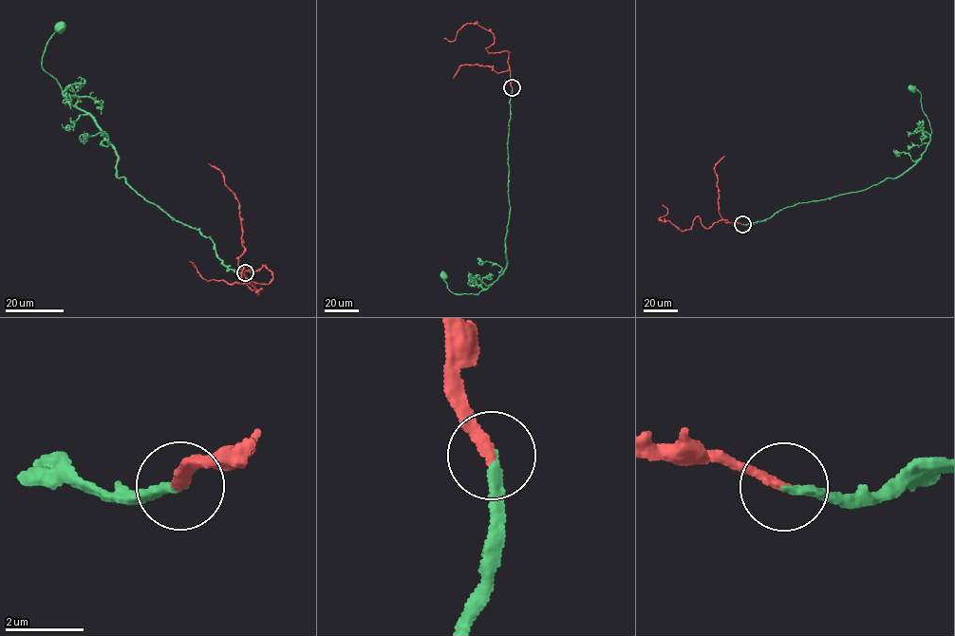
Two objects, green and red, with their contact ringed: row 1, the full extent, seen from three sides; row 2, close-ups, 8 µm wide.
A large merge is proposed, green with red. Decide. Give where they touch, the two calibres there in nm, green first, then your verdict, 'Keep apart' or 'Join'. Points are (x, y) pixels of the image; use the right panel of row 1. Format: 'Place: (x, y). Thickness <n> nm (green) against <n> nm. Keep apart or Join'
Place: (742, 224). Thickness 220 nm (green) against 240 nm. Join

